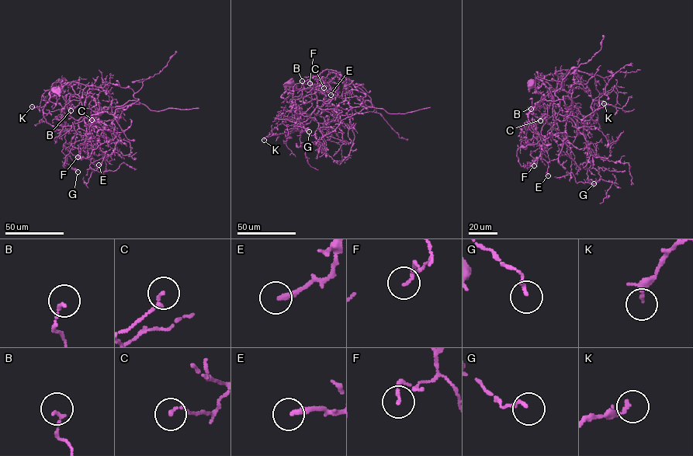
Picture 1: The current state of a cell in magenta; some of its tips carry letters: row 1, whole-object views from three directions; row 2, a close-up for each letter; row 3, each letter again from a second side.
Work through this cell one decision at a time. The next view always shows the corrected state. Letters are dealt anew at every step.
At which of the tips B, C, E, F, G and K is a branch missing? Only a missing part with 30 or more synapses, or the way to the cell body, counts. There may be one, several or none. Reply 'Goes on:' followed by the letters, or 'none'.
Goes on: none

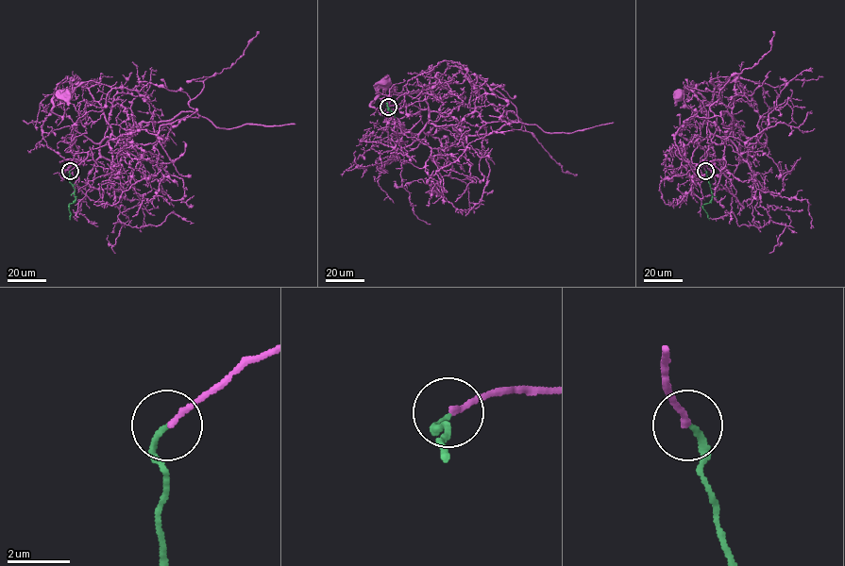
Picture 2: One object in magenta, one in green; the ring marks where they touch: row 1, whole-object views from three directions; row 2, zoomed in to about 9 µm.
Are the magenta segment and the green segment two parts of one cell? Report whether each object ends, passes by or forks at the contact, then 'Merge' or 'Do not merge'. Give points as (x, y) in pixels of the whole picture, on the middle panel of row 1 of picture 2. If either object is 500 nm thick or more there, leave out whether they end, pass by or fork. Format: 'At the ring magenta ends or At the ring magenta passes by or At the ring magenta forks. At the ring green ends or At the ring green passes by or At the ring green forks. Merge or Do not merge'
At the ring magenta ends. At the ring green ends. Merge

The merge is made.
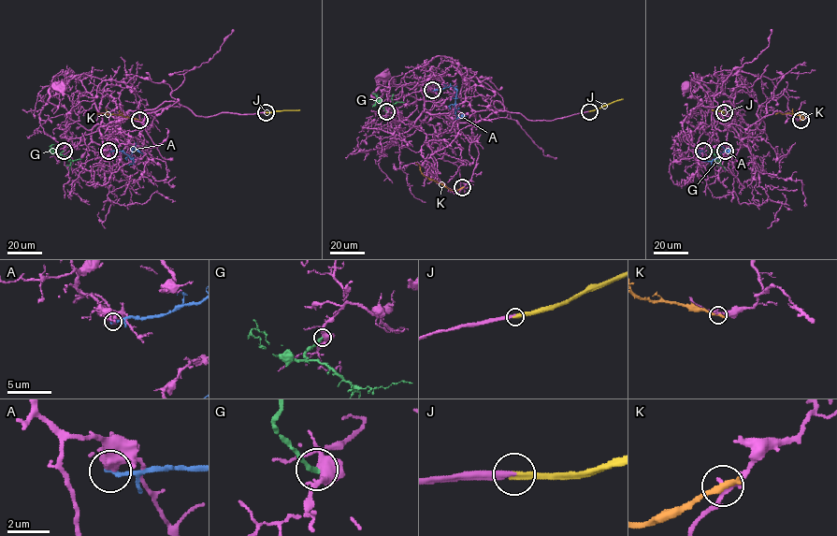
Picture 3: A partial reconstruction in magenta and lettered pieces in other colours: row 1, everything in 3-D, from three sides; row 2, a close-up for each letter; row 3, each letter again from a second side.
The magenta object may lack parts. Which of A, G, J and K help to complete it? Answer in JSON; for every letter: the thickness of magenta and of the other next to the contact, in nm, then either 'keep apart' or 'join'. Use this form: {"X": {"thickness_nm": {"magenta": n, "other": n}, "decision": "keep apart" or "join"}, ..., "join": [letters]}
{"A": {"thickness_nm": {"magenta": 650, "other": 240}, "decision": "keep apart"}, "G": {"thickness_nm": {"magenta": 440, "other": 240}, "decision": "keep apart"}, "J": {"thickness_nm": {"magenta": 280, "other": 360}, "decision": "join"}, "K": {"thickness_nm": {"magenta": 160, "other": 320}, "decision": "keep apart"}, "join": ["J"]}

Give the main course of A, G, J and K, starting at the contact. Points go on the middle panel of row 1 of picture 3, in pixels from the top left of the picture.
A: (432, 90), (450, 86), (456, 89), (454, 113), (466, 116)
G: (386, 111), (377, 99), (374, 104)
J: (589, 111), (623, 99)
K: (462, 187), (450, 190), (428, 179), (415, 163)

